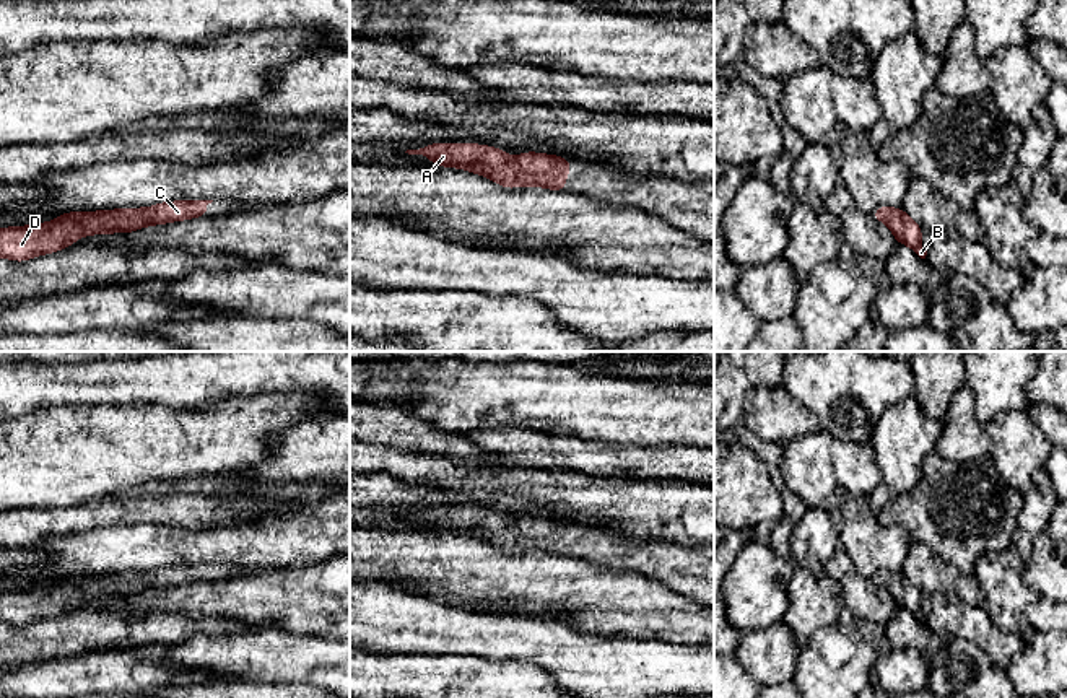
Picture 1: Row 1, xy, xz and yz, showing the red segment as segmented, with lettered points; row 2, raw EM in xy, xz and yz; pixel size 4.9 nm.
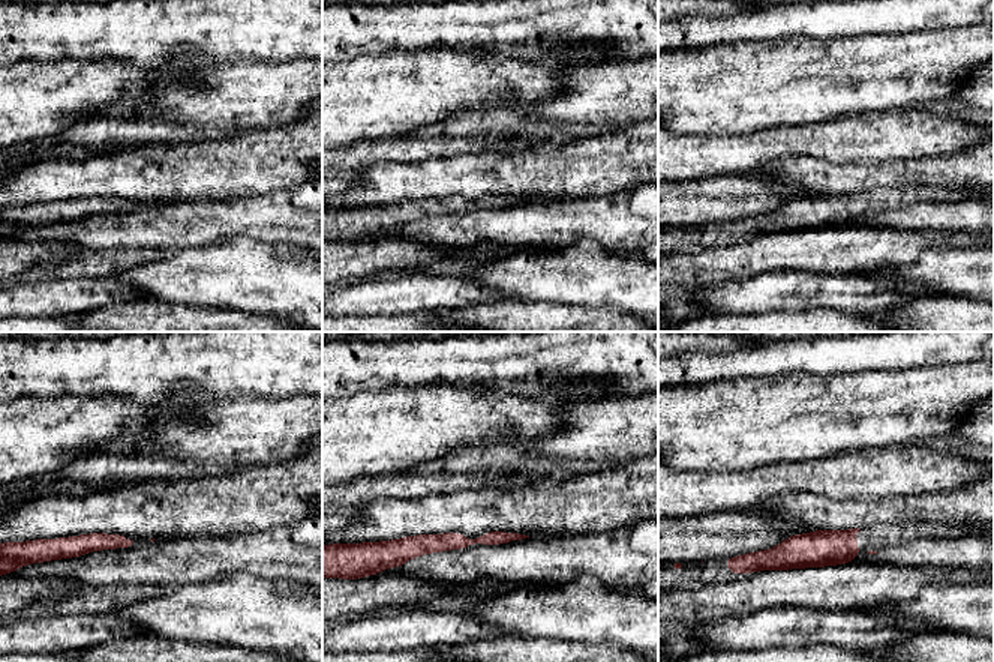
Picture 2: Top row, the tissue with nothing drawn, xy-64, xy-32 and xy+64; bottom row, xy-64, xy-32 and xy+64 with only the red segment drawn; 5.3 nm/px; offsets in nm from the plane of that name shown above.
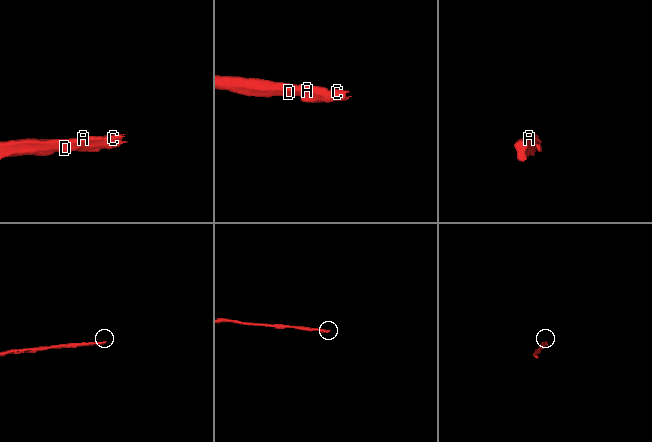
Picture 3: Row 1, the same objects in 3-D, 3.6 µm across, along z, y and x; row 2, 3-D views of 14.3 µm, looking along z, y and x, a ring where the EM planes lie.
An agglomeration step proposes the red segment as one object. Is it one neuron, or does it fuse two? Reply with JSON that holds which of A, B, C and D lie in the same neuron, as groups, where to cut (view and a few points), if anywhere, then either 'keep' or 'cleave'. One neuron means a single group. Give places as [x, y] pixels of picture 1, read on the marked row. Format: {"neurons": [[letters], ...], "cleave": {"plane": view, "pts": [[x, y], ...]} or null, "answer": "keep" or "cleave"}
{"neurons": [["A", "B", "C", "D"]], "cleave": null, "answer": "keep"}

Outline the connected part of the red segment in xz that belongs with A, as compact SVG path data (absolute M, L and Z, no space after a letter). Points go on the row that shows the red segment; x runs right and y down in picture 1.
M431 143L405 153L423 155L438 166L478 172L506 189L538 185L551 190L569 190L563 181L569 176L573 163L556 155L527 151L511 159L499 148L477 143Z

